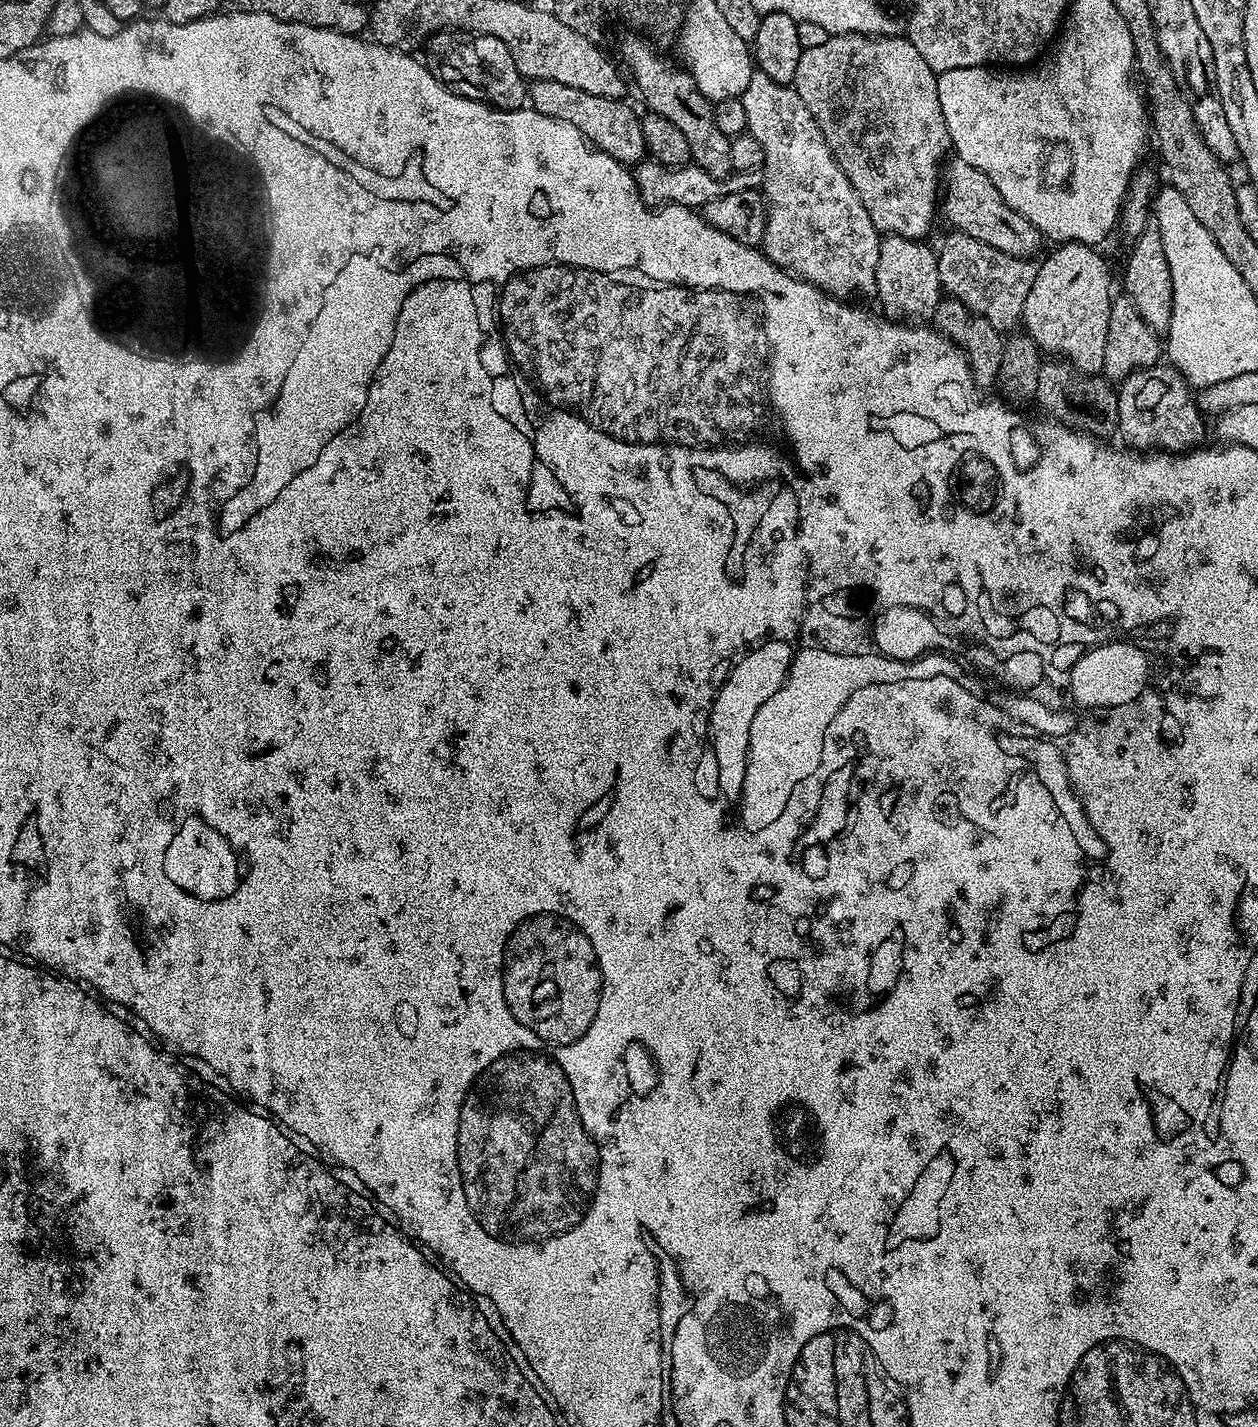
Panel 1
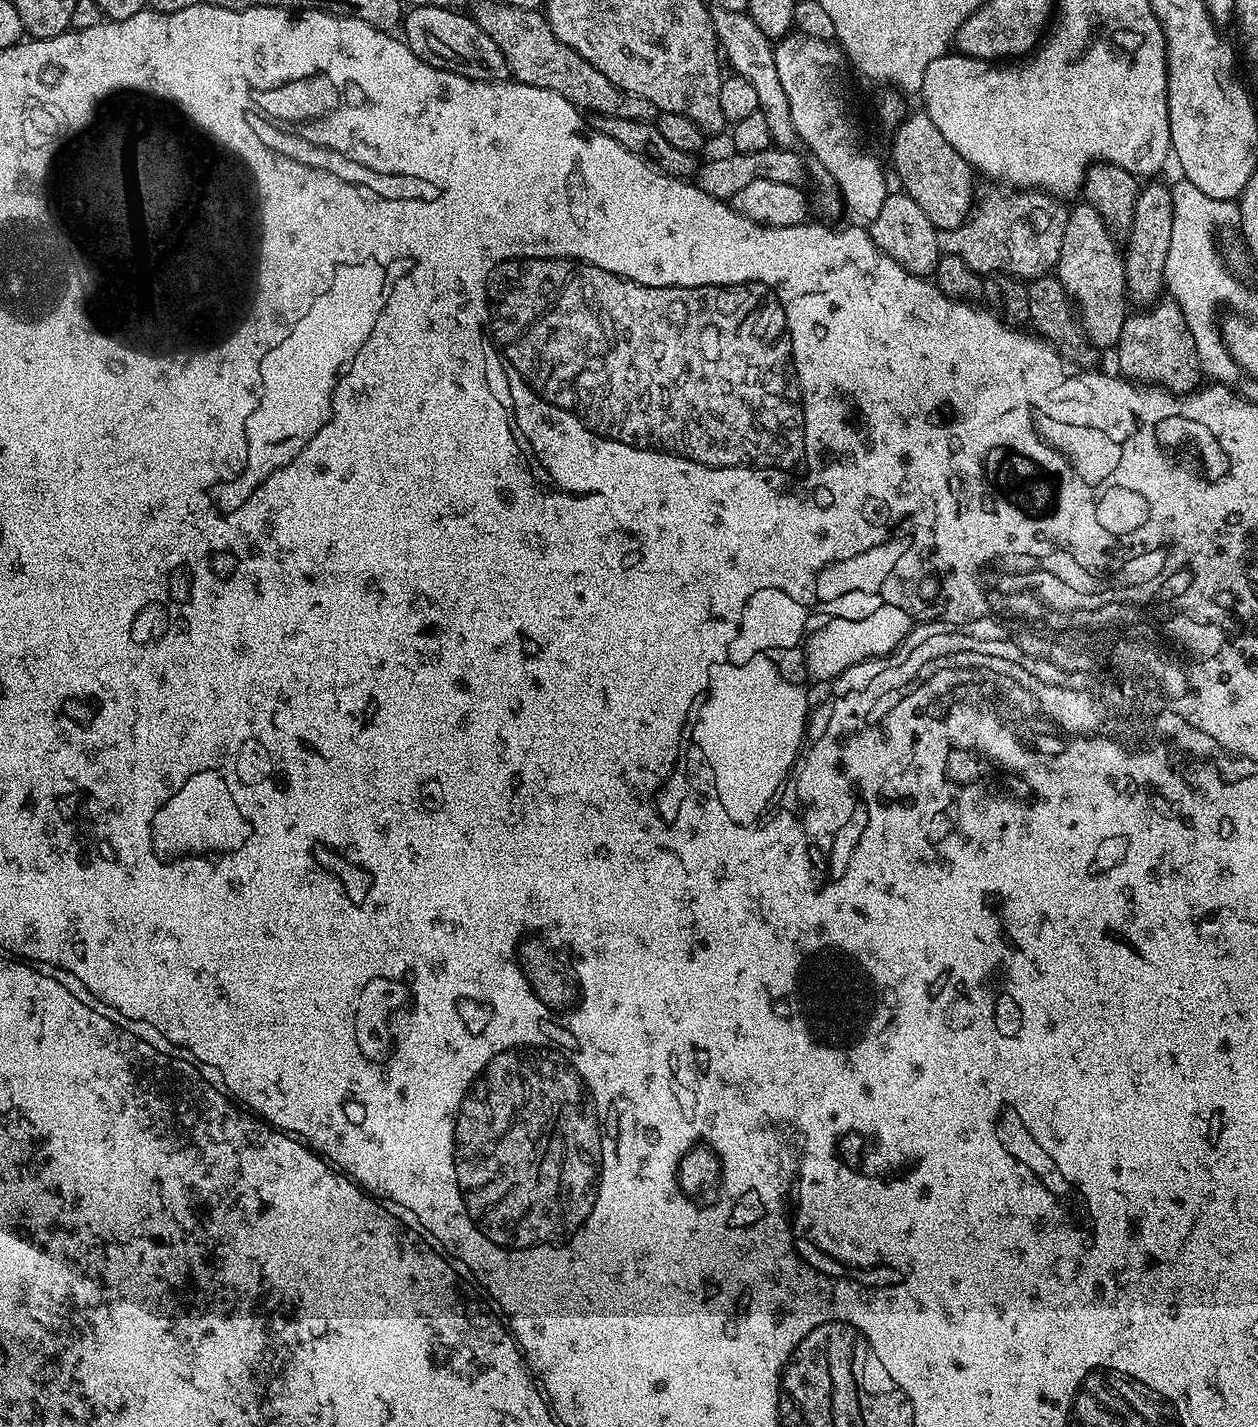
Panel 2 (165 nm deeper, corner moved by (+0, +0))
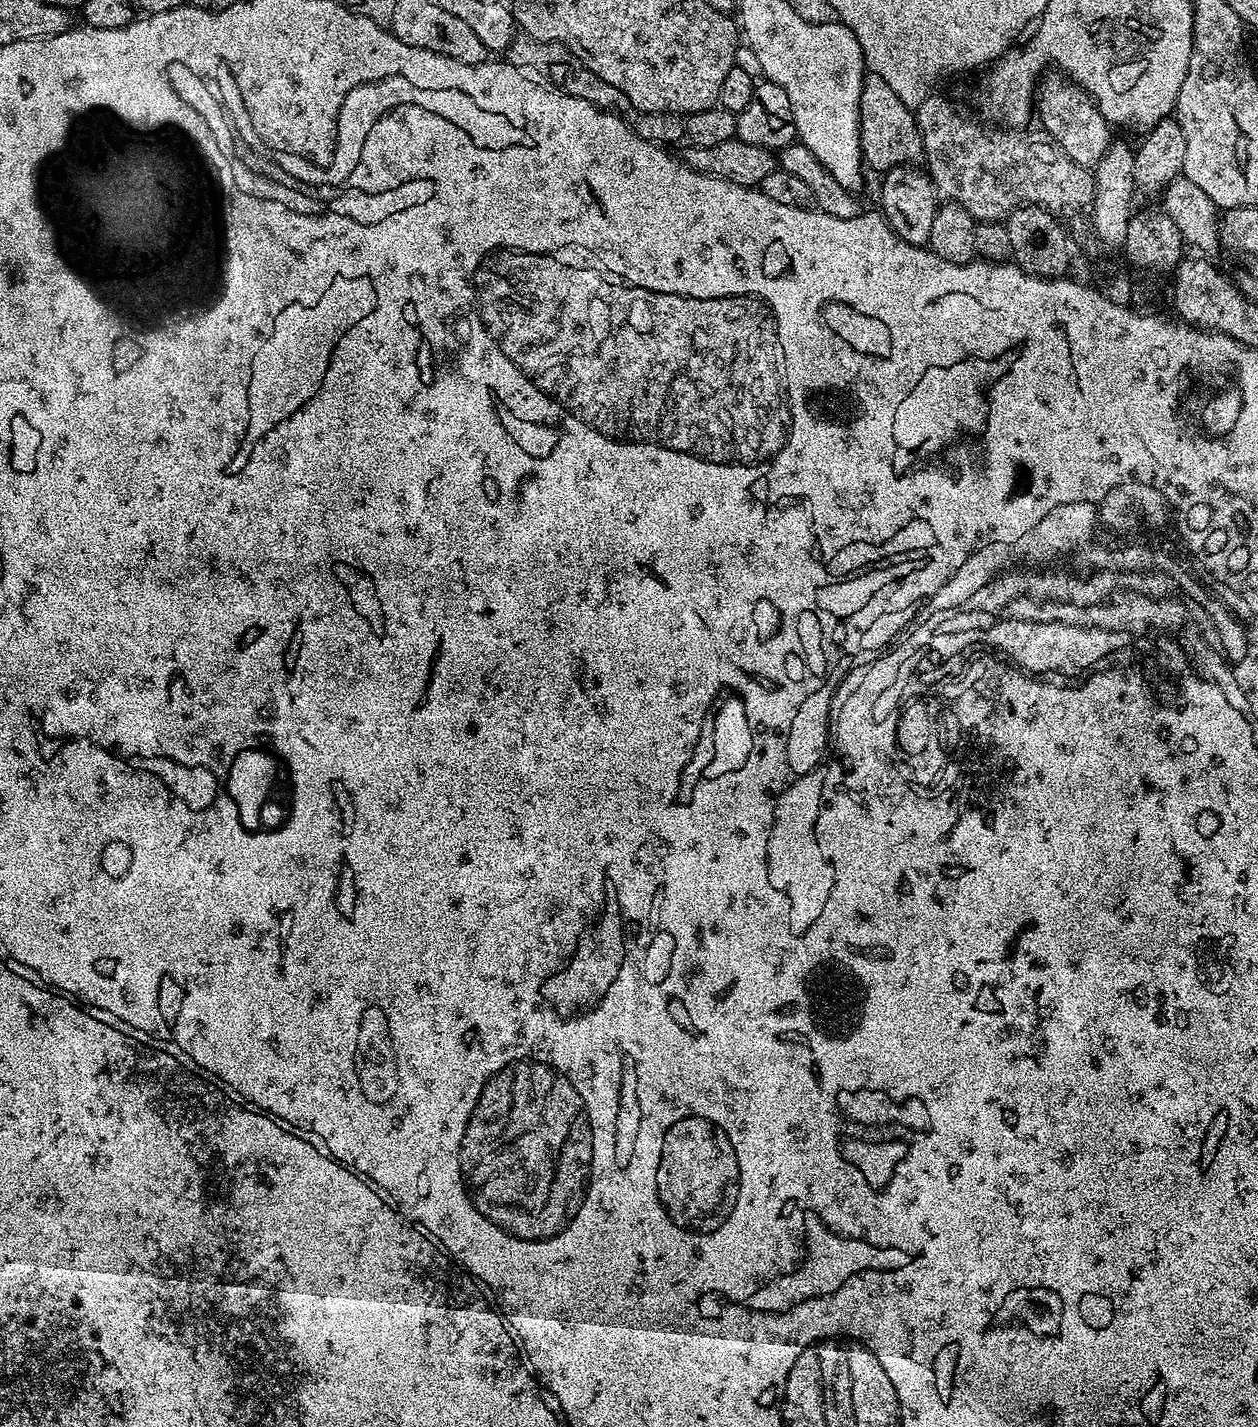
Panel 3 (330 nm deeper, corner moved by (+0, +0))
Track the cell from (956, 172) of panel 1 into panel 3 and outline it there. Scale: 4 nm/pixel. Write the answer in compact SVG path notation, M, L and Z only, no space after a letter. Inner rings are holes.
M871 74L865 75L864 85L862 86L862 98L860 99L860 145L862 146L865 165L871 171L873 168L877 174L888 172L891 168L915 165L917 163L916 159L919 161L924 155L924 133L918 130L915 111L908 108L906 102L902 102L902 98L898 98L898 94L894 94L894 90L890 90L890 86L886 86L886 82L882 82L880 76Z

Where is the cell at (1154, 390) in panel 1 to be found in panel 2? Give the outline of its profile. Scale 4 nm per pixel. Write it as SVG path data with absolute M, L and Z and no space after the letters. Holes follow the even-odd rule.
M1160 298L1155 304L1136 310L1136 313L1125 315L1122 322L1122 334L1118 338L1114 349L1116 364L1119 375L1123 379L1150 384L1158 388L1164 388L1167 392L1183 394L1194 392L1202 384L1202 373L1200 371L1198 350L1194 344L1194 337L1190 334L1190 328L1186 324L1182 310L1171 298Z

